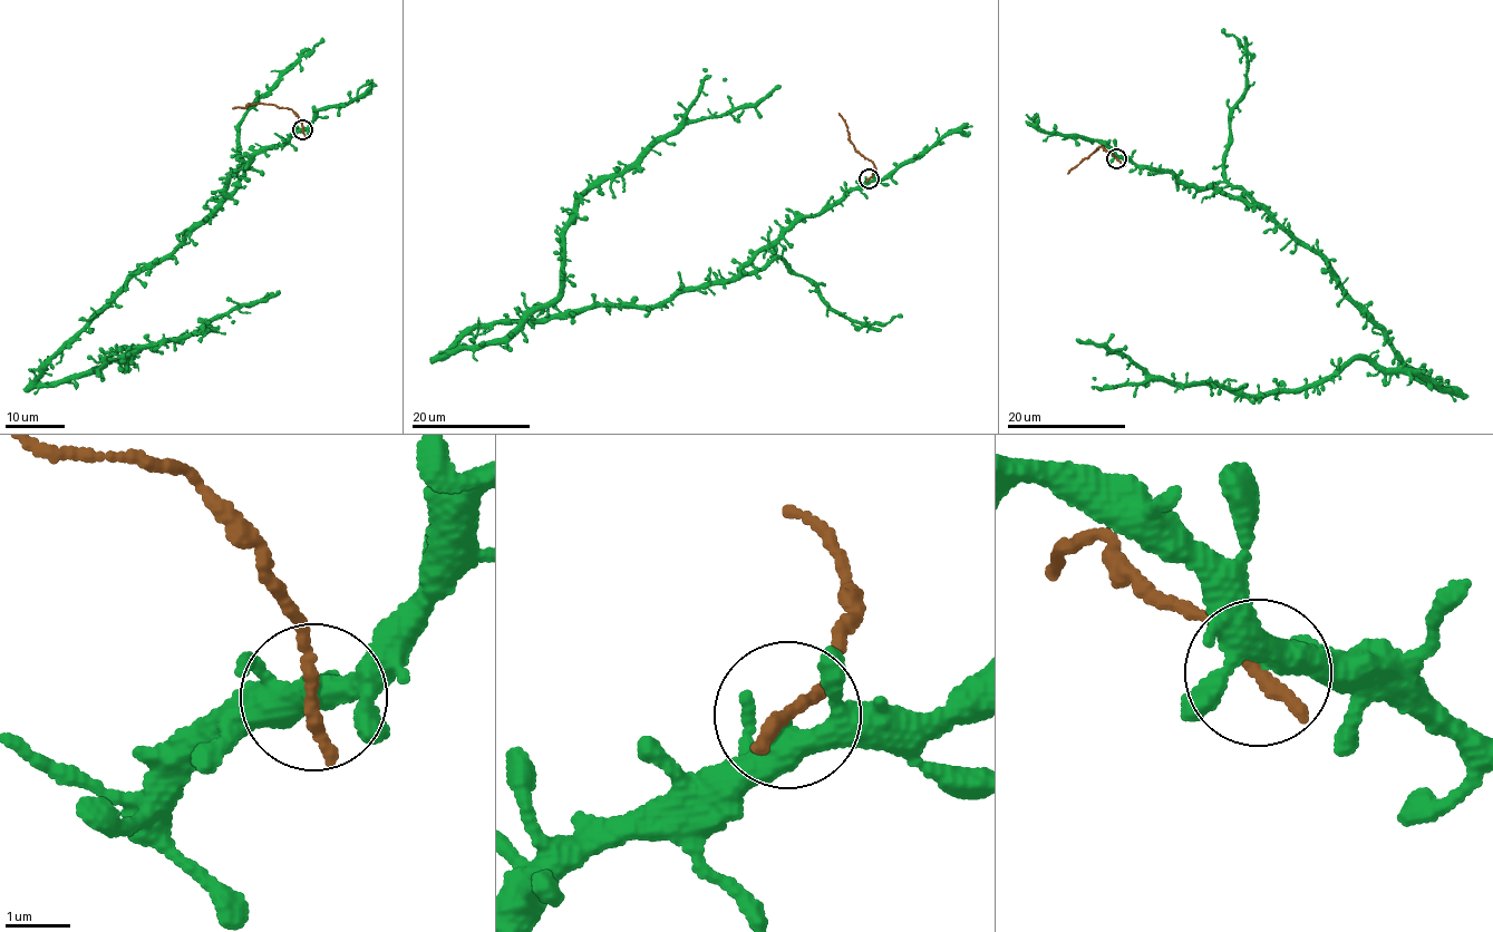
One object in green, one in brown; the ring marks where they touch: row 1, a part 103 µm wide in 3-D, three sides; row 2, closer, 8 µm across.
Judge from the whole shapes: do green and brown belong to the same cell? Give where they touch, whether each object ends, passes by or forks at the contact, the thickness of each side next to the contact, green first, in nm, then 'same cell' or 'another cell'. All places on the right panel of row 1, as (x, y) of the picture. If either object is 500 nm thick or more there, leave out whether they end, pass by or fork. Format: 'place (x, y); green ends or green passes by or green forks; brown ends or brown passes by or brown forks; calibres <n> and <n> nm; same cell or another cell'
place (1116, 158); green passes by; brown ends; calibres 360 and 240 nm; another cell

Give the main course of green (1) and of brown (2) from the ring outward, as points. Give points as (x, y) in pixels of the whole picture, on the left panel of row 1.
1: (303, 128), (233, 171), (37, 382), (279, 290)
2: (303, 129), (296, 113), (274, 105), (232, 108)

